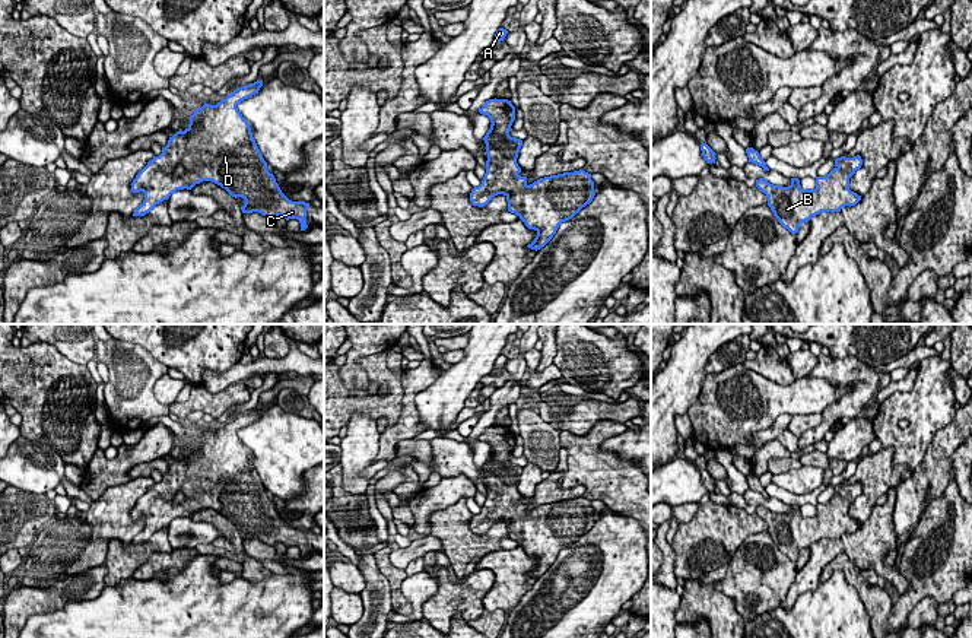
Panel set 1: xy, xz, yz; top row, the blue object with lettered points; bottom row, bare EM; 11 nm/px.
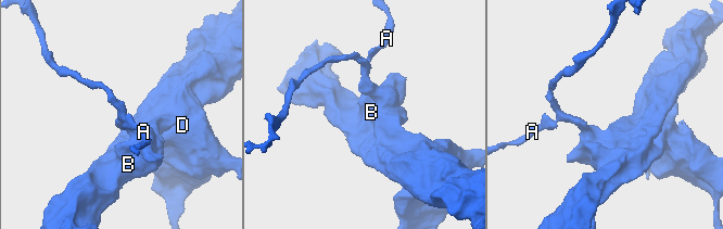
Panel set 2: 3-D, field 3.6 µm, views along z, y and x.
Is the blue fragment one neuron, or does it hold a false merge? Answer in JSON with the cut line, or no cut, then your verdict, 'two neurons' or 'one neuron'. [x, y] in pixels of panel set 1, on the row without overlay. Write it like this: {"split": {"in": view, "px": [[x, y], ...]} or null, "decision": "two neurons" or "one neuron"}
{"split": null, "decision": "one neuron"}

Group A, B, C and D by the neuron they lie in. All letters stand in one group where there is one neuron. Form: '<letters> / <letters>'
A B C D

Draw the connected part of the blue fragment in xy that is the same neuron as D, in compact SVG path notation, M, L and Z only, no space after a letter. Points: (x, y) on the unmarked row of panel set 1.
M257 407L236 415L216 432L204 429L201 435L194 437L188 454L169 464L168 472L162 474L162 480L153 483L133 507L131 518L144 520L144 527L133 543L144 543L177 517L191 517L196 511L212 508L232 524L245 527L241 534L242 540L258 539L273 547L276 543L283 543L286 547L298 546L301 558L308 555L305 545L309 530L292 529L282 520L274 502L267 496L267 489L252 464L248 448L236 435L241 428L258 420L261 413L263 407Z

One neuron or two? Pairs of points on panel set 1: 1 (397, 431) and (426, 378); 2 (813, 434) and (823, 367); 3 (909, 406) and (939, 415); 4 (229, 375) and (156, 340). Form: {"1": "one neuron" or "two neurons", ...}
{"1": "one neuron", "2": "one neuron", "3": "one neuron", "4": "two neurons"}

